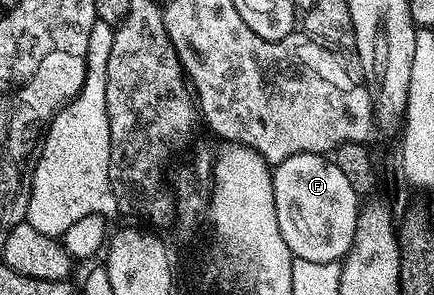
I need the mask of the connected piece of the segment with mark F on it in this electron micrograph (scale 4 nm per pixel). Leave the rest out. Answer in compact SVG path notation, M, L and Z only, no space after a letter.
M296 154L276 163L273 170L279 232L283 232L283 240L287 240L294 259L336 262L344 259L353 246L359 221L359 196L348 173L329 160L323 154Z

